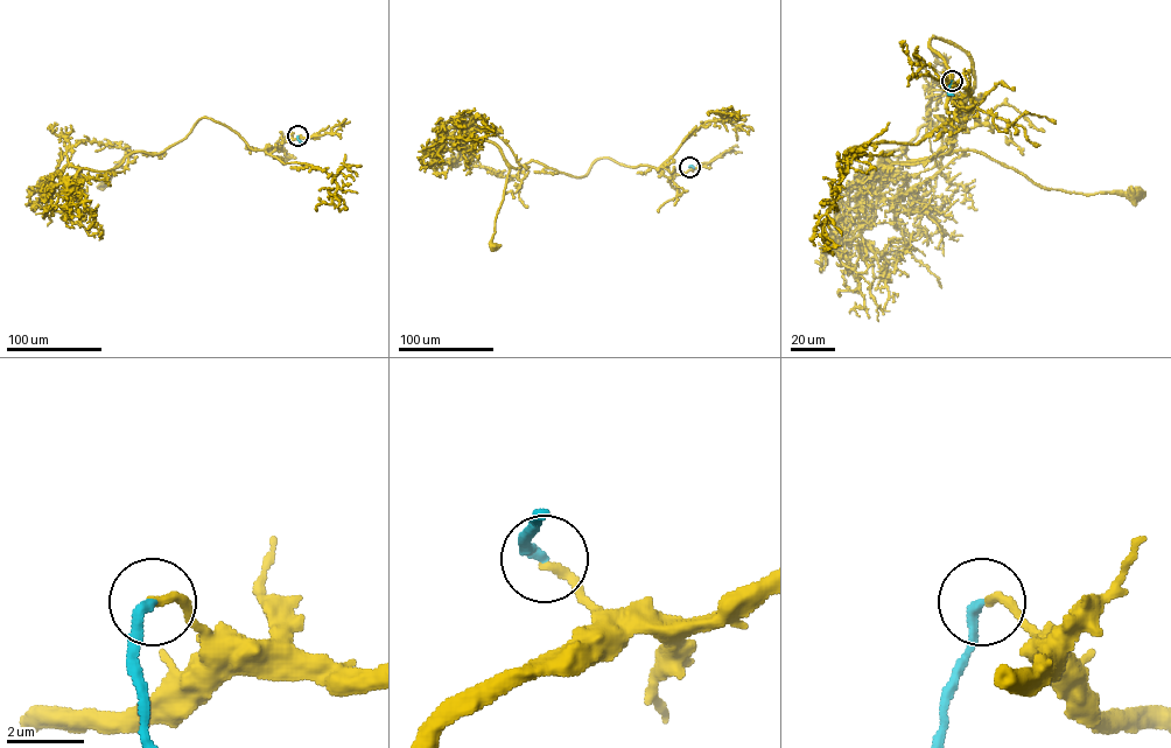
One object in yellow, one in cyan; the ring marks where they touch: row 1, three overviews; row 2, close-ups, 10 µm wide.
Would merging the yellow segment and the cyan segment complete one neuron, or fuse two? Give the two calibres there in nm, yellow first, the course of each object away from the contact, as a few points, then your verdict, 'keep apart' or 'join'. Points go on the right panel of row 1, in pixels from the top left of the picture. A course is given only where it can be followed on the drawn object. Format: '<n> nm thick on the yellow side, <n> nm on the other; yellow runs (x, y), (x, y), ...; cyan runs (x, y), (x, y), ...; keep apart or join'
240 nm thick on the yellow side, 260 nm on the other; yellow runs (952, 81), (974, 106), (947, 111), (933, 37), (974, 77), (935, 116), (947, 153), (1134, 191); cyan runs (952, 81), (948, 92), (954, 95); join

